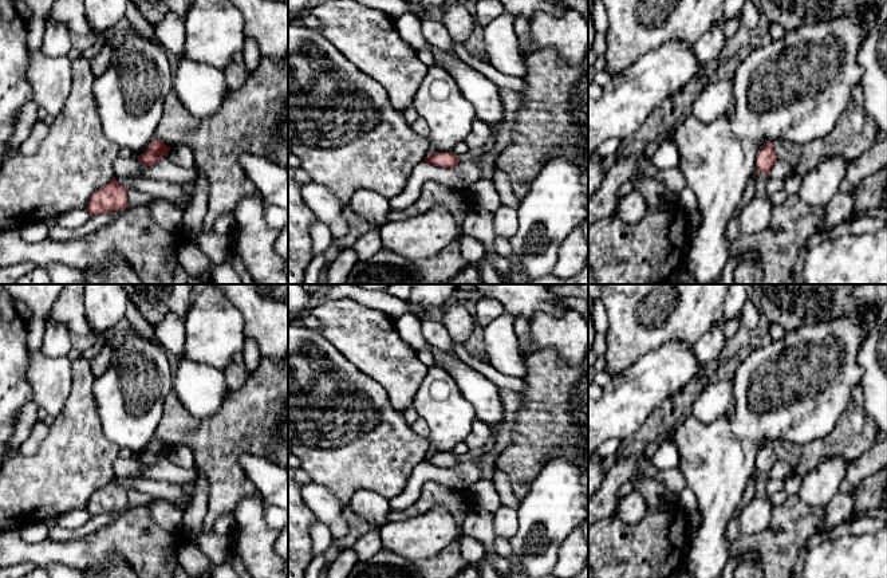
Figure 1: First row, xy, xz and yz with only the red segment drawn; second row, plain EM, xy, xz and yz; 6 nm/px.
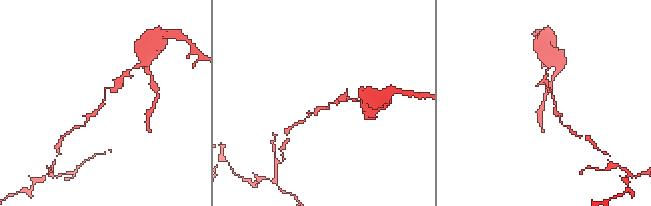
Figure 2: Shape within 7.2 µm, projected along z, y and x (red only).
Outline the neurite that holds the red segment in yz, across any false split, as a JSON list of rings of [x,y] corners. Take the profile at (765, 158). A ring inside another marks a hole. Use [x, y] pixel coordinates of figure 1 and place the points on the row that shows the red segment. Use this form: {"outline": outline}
{"outline": [[[765,142],[757,153],[756,170],[757,173],[769,173],[770,168],[776,162],[777,157],[773,150],[772,142]]]}

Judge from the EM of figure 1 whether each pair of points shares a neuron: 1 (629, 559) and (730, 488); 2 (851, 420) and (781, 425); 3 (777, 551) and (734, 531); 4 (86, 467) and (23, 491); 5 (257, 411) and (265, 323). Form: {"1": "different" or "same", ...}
{"1": "different", "2": "different", "3": "different", "4": "same", "5": "different"}

